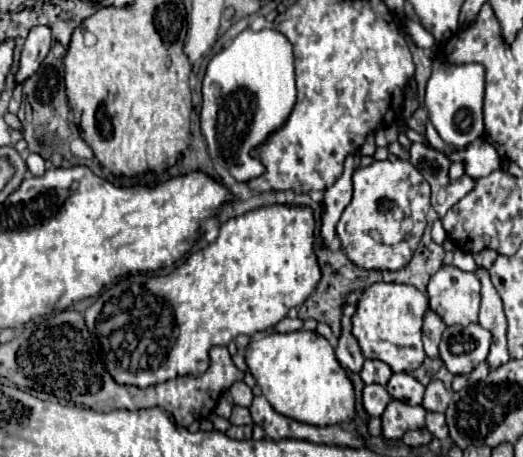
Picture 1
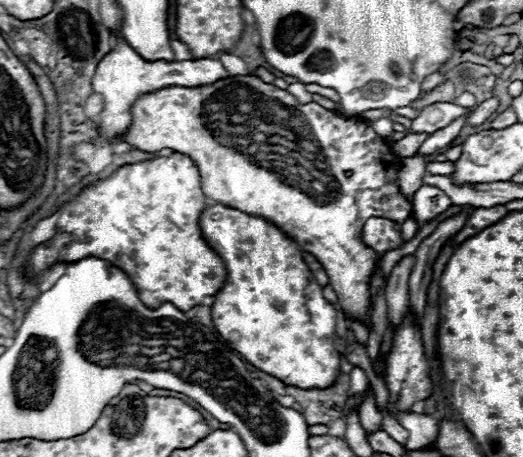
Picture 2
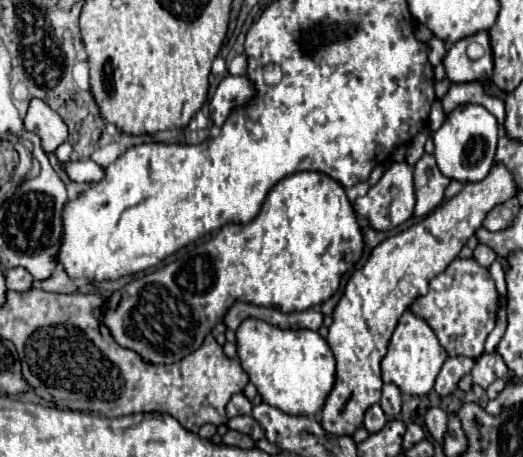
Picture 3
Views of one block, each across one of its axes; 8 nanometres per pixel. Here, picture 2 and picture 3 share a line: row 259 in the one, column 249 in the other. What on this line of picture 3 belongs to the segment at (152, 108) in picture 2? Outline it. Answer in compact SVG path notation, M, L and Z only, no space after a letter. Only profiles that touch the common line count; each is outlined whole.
M248 318L236 330L236 348L244 372L266 404L300 416L320 412L334 386L334 356L328 342L318 332L282 330L264 320Z

